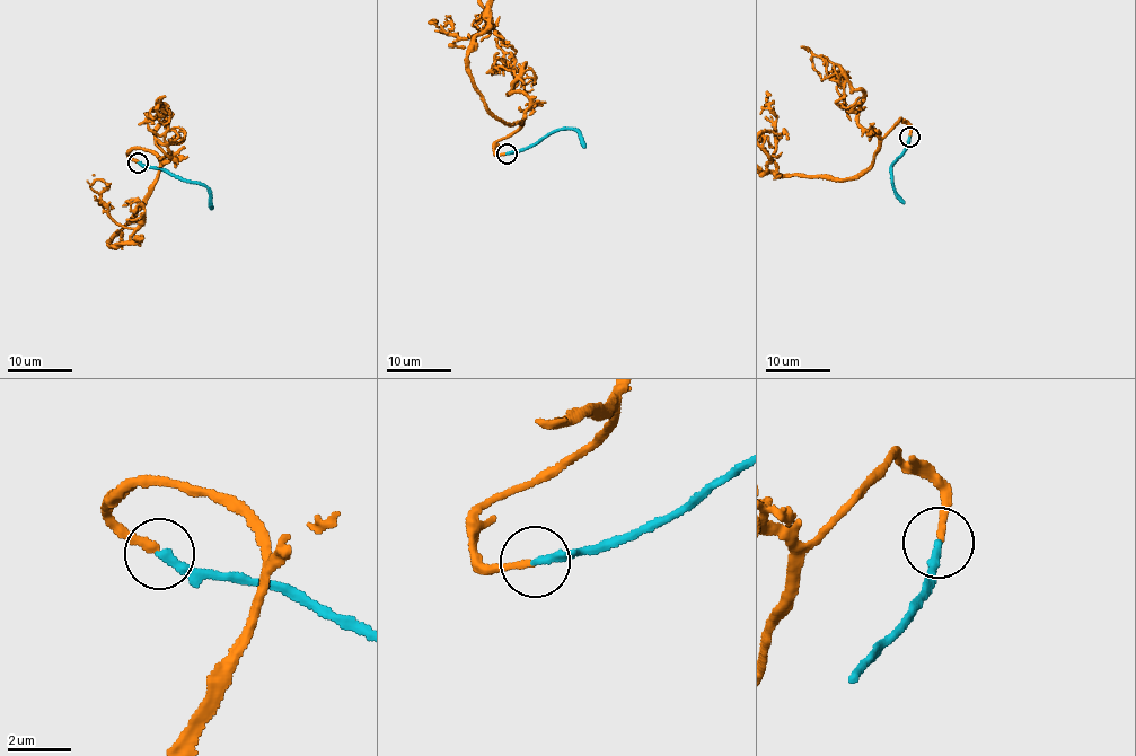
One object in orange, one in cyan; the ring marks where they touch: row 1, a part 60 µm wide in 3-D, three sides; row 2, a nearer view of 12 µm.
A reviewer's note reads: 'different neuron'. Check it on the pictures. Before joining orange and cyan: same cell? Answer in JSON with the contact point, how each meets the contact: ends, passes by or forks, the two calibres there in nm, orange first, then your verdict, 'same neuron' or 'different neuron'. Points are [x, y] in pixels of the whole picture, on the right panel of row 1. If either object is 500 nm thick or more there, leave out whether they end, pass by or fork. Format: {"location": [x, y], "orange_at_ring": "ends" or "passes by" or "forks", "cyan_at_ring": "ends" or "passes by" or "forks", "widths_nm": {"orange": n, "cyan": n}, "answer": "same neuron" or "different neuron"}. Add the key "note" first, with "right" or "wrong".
{"note": "wrong", "location": [909, 137], "orange_at_ring": "ends", "cyan_at_ring": "ends", "widths_nm": {"orange": 240, "cyan": 280}, "answer": "same neuron"}

